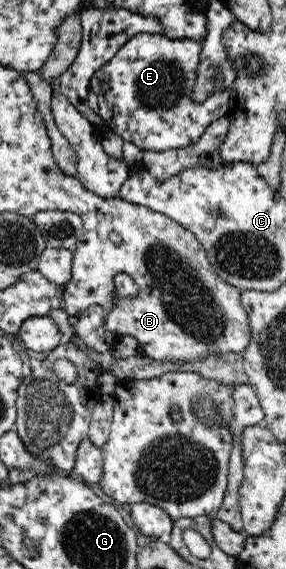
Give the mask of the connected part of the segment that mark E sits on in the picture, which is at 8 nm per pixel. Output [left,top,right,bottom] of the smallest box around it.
[88,33,229,152]

